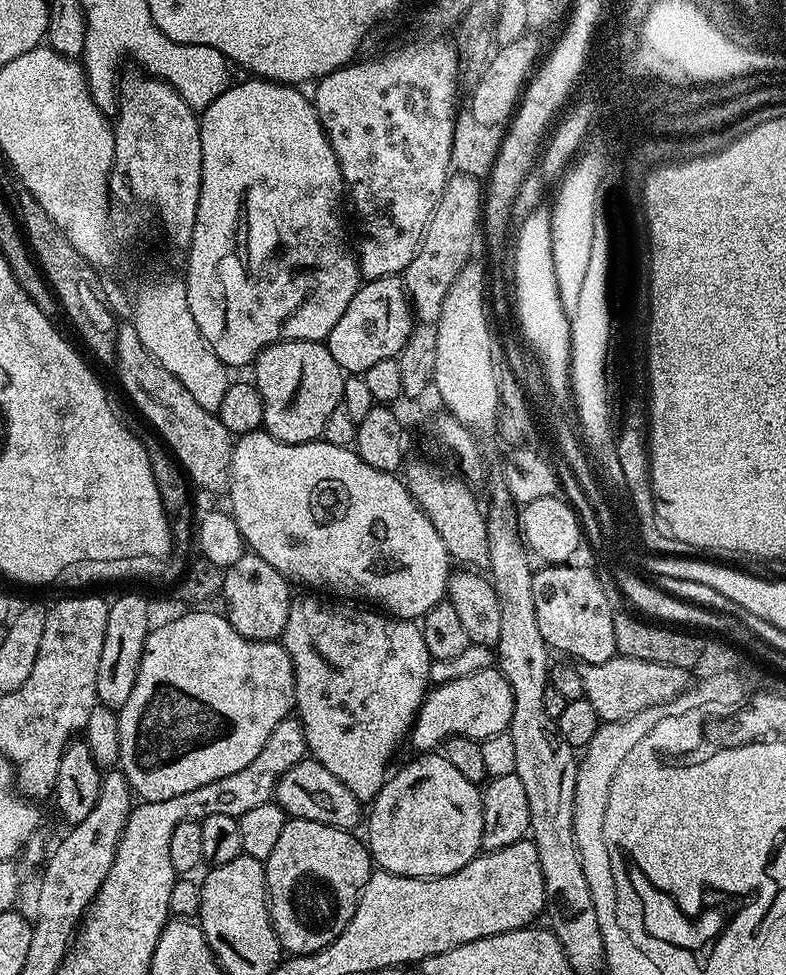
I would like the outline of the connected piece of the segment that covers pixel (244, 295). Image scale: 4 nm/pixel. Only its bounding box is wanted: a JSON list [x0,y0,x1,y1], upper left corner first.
[186,78,362,370]

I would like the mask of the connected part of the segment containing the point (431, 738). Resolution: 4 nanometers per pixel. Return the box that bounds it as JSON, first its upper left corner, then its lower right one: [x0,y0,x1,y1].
[410,667,514,754]

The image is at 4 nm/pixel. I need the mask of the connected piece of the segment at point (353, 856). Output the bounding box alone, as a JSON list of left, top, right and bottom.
[264,818,374,956]

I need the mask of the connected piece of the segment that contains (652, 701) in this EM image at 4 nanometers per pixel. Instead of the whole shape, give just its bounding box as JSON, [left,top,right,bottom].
[579,654,690,722]

